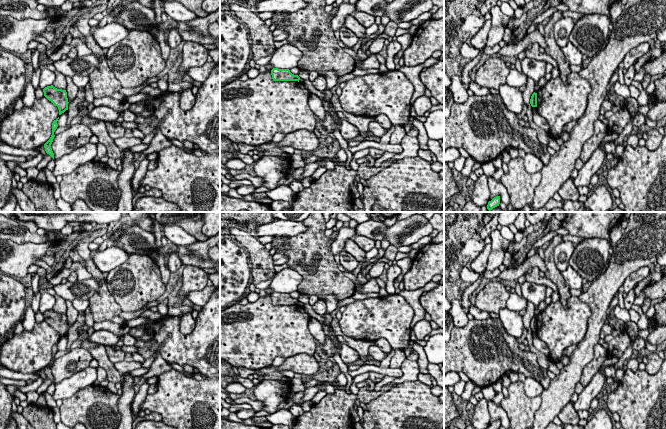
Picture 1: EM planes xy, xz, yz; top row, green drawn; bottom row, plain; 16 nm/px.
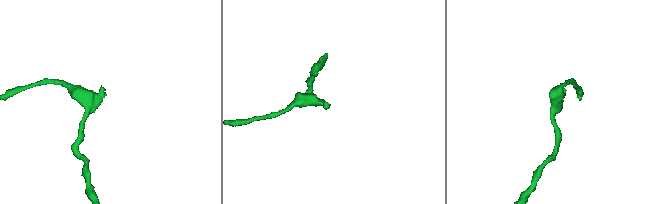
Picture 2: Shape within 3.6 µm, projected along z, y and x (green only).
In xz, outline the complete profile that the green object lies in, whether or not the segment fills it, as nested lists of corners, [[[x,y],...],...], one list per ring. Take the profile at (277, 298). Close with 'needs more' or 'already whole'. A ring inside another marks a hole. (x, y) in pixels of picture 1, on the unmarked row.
[[[273,292],[271,294],[272,303],[274,305],[298,305],[300,301],[298,299],[294,299],[290,296],[289,293],[278,293]]] | already whole

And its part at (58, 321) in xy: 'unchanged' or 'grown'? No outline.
unchanged

